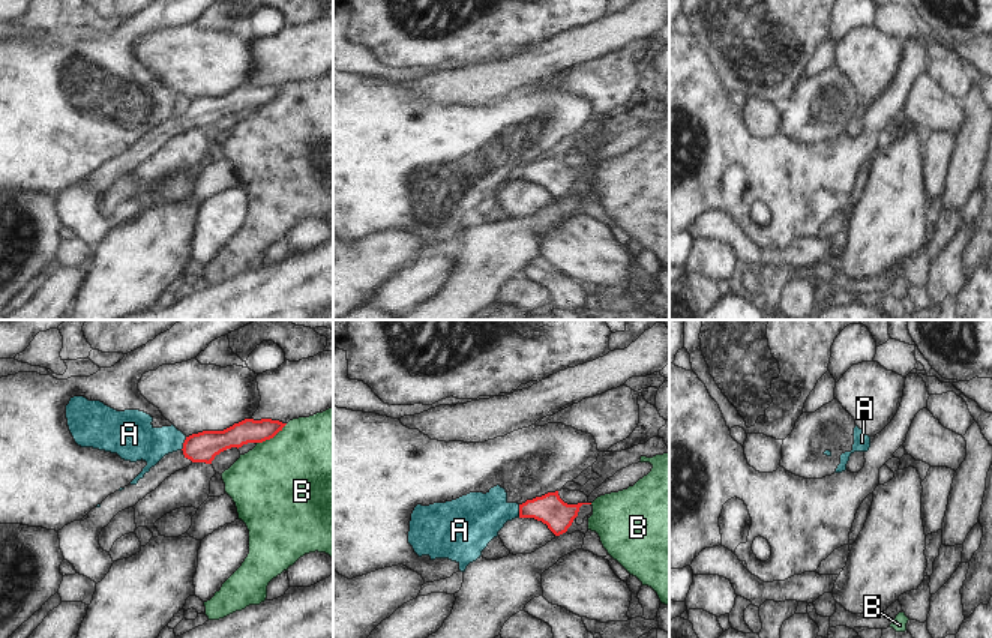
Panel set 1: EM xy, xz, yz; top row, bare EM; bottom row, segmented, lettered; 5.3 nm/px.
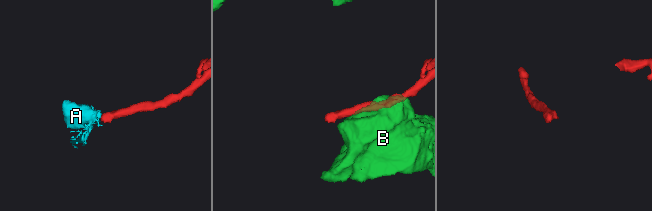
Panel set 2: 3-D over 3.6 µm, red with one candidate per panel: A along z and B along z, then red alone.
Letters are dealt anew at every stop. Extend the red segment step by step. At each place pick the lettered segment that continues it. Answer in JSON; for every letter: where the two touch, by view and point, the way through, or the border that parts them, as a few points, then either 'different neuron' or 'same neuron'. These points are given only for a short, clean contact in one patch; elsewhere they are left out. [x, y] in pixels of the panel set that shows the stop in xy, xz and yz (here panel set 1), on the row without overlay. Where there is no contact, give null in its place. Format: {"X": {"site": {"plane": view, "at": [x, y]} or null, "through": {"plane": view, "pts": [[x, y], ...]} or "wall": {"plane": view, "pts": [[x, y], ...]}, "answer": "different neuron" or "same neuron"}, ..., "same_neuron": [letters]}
{"A": {"site": {"plane": "xy", "at": [183, 107]}, "wall": {"plane": "xy", "pts": [[186, 101], [180, 113]]}, "answer": "different neuron"}, "B": {"site": {"plane": "xy", "at": [272, 101]}, "answer": "different neuron"}, "same_neuron": []}

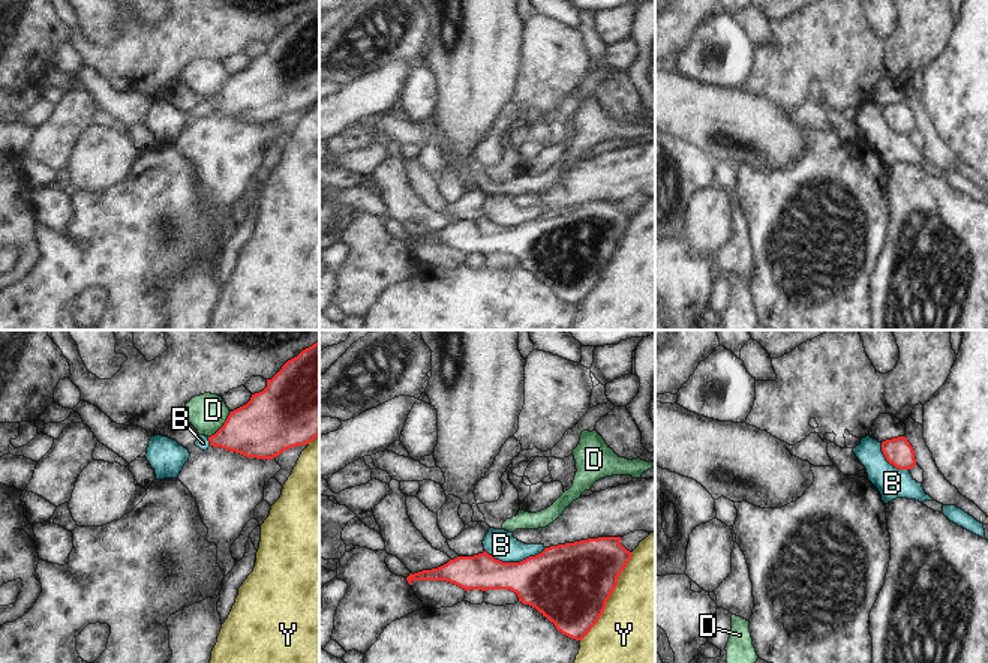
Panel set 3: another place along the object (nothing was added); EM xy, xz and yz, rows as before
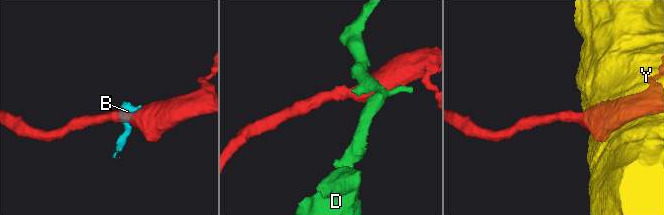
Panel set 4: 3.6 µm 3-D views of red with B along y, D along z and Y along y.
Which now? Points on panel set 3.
{"B": {"site": {"plane": "xz", "at": [514, 227]}, "wall": {"plane": "xz", "pts": [[546, 212], [519, 225], [499, 225], [485, 215]]}, "answer": "different neuron"}, "D": {"site": {"plane": "xy", "at": [224, 89]}, "answer": "different neuron"}, "Y": {"site": {"plane": "xz", "at": [609, 261]}, "answer": "different neuron"}, "same_neuron": []}

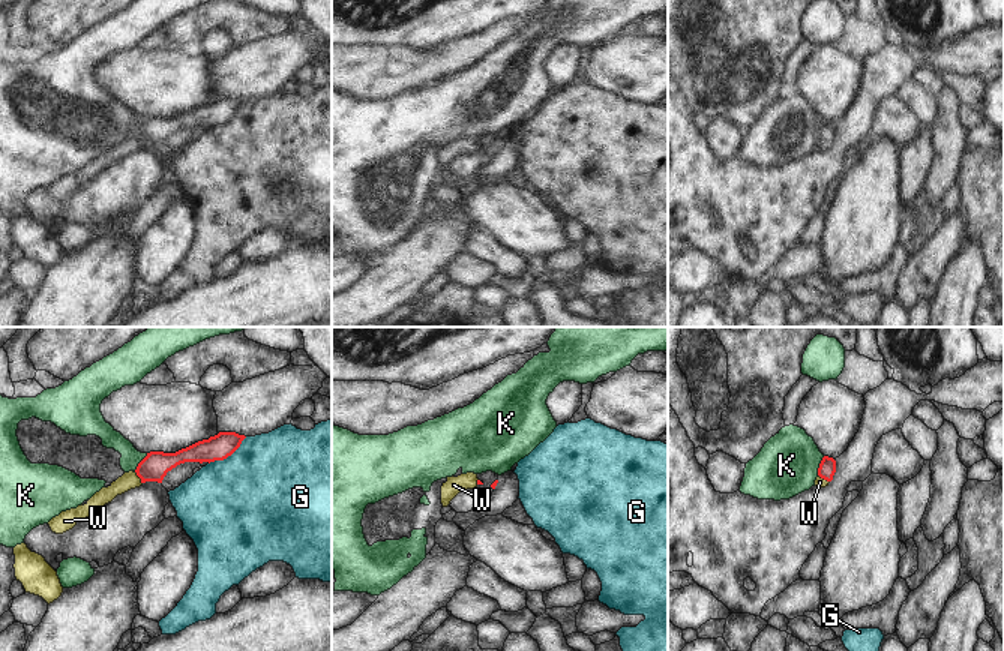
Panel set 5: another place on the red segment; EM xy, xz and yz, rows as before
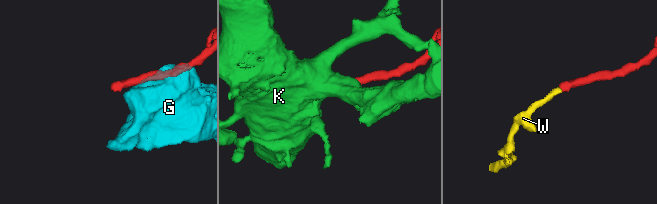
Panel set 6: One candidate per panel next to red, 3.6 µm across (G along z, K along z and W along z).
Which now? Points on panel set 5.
{"G": {"site": {"plane": "xy", "at": [228, 119]}, "answer": "different neuron"}, "K": {"site": {"plane": "xy", "at": [140, 126]}, "answer": "different neuron"}, "W": {"site": {"plane": "xy", "at": [138, 140]}, "through": {"plane": "xy", "pts": [[155, 129], [138, 140], [129, 144]]}, "answer": "same neuron"}, "same_neuron": ["W"]}

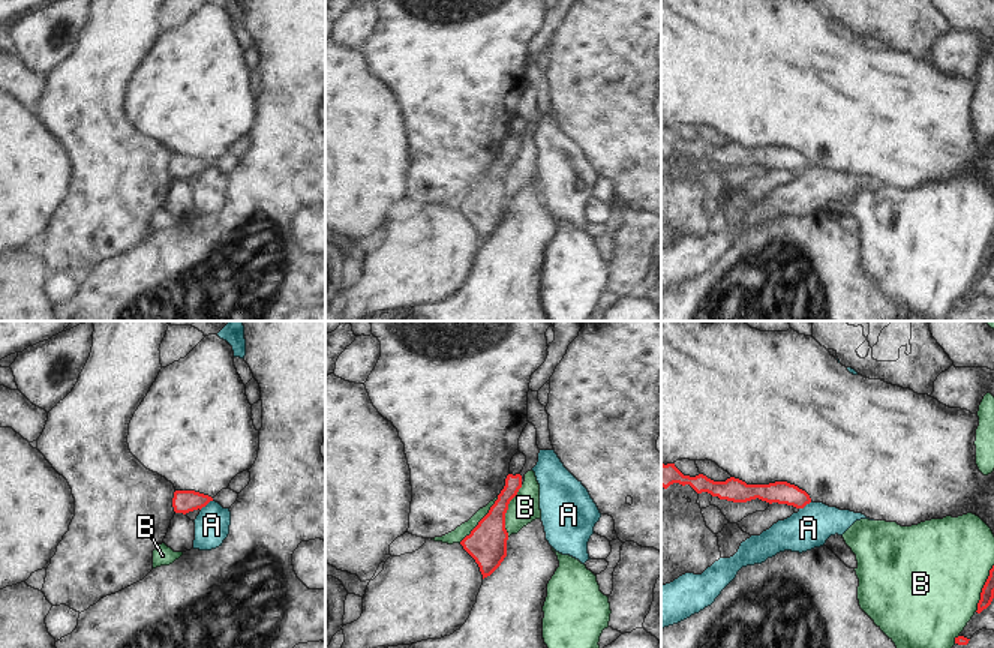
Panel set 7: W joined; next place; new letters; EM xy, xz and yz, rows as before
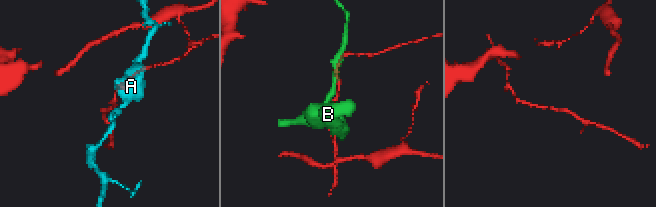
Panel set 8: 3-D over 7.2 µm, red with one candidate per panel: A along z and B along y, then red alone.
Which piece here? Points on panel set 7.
{"A": {"site": {"plane": "xy", "at": [206, 168]}, "answer": "different neuron"}, "B": {"site": {"plane": "xz", "at": [507, 173]}, "answer": "different neuron"}, "same_neuron": []}

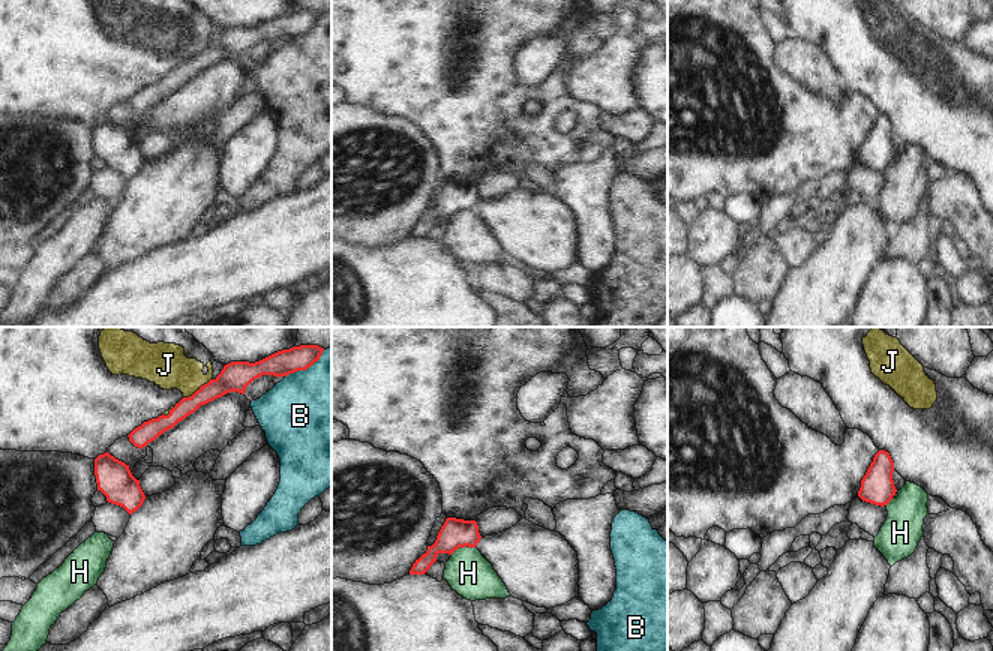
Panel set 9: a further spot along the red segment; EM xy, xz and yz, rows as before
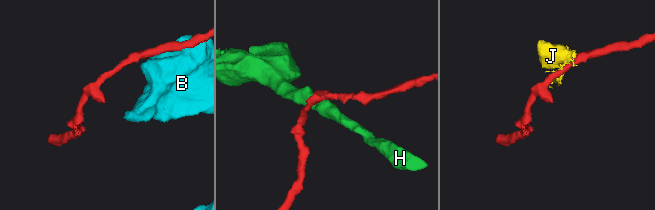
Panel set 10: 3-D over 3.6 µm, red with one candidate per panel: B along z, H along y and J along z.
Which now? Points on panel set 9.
{"B": {"site": {"plane": "xy", "at": [306, 32]}, "answer": "different neuron"}, "H": {"site": {"plane": "xz", "at": [462, 210]}, "wall": {"plane": "xz", "pts": [[474, 210], [459, 210], [450, 218]]}, "answer": "different neuron"}, "J": {"site": {"plane": "xy", "at": [186, 62]}, "answer": "different neuron"}, "same_neuron": []}

